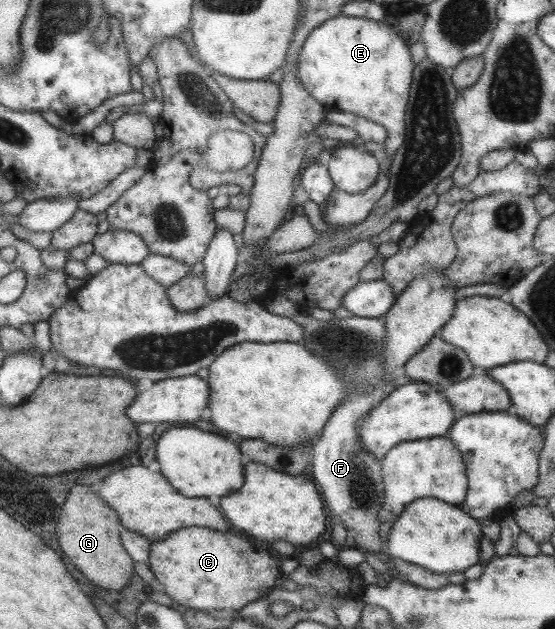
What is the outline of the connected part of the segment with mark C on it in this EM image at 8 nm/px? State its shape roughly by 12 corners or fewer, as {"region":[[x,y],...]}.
{"region":[[177,529],[149,569],[193,609],[265,597],[277,561],[237,533]]}

